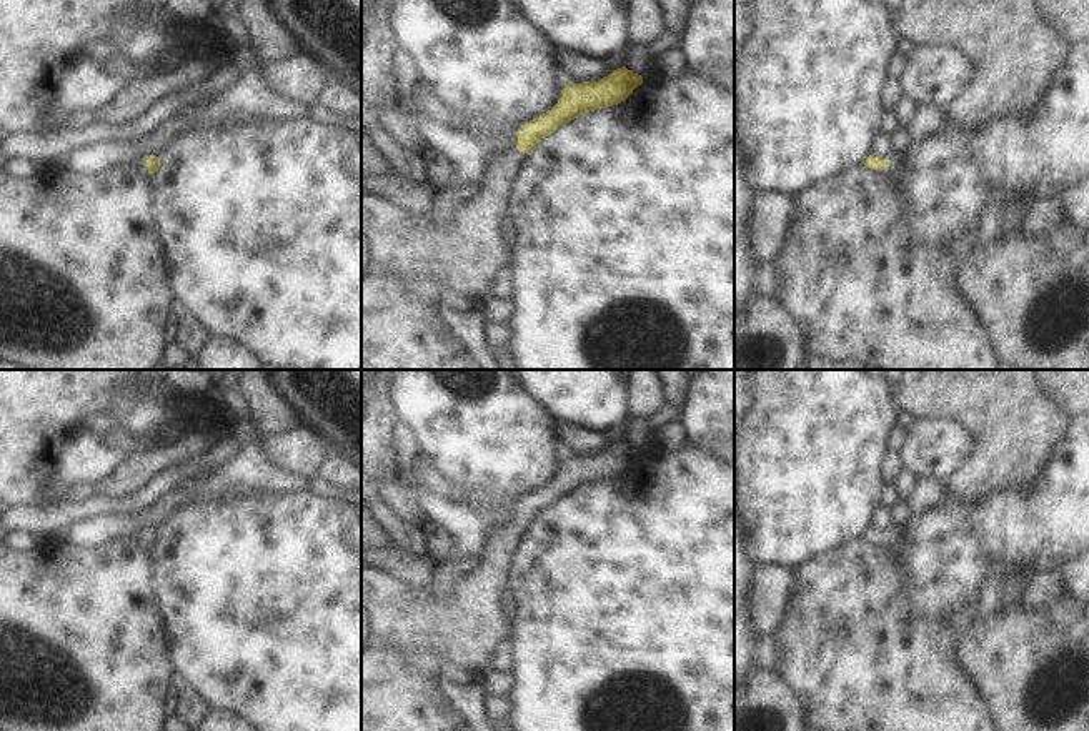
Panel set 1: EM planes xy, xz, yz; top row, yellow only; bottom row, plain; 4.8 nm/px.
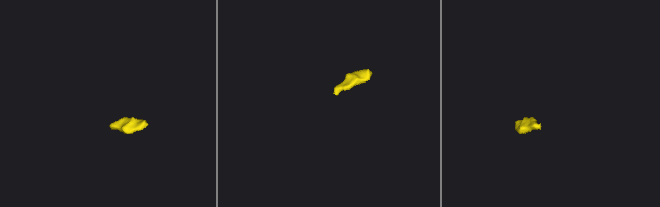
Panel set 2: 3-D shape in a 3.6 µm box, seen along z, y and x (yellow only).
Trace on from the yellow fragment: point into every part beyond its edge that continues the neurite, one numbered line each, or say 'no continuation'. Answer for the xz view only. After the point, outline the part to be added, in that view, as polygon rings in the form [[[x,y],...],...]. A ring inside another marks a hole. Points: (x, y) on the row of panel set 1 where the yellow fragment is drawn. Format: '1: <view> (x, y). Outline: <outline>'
1: xz (467, 257). Outline: [[[516,148],[496,155],[481,191],[473,200],[455,205],[448,226],[433,220],[426,203],[405,208],[390,203],[385,196],[361,193],[361,226],[371,235],[375,261],[401,276],[410,291],[440,311],[448,291],[471,296],[480,303],[490,300],[501,271],[515,260],[515,243],[508,240],[511,201],[528,158],[530,155]]]

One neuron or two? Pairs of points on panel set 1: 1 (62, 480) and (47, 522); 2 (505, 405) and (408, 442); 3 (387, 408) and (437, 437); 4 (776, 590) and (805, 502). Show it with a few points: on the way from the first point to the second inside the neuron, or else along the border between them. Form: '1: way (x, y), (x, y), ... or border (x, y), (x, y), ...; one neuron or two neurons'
1: border (65, 498), (40, 507); two neurons
2: border (402, 420), (413, 430), (423, 452); two neurons
3: border (390, 387), (402, 420); two neurons
4: border (755, 565), (771, 565), (793, 571); two neurons

